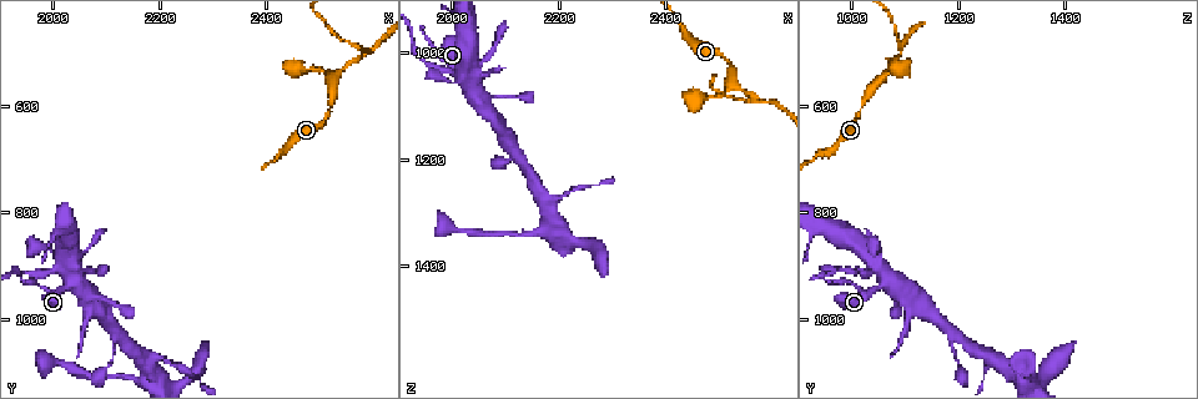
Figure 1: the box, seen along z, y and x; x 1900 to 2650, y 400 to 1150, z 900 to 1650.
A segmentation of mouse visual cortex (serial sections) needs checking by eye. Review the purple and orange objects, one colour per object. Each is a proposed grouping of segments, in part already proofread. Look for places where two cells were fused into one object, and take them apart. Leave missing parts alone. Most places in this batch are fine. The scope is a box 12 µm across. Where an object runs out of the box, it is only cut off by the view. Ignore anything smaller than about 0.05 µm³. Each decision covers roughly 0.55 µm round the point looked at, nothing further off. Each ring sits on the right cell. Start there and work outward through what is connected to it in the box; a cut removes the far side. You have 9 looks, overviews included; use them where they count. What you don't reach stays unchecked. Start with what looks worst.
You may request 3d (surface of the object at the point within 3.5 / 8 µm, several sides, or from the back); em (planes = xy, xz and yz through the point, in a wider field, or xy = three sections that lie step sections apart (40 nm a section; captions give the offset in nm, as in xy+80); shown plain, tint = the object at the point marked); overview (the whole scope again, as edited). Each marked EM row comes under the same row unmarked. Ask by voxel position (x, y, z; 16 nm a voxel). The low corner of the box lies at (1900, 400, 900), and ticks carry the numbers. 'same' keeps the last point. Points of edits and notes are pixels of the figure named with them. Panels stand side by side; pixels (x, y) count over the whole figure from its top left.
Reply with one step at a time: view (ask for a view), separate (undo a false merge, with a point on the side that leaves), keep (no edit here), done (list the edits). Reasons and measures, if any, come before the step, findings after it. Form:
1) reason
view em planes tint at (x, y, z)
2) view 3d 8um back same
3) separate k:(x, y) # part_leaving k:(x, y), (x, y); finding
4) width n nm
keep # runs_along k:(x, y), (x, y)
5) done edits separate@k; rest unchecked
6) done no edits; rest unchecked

calibre changes
view 3d 3.5um at (2010, 905, 1050)

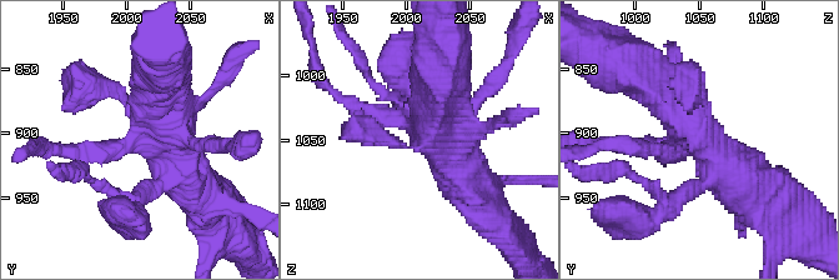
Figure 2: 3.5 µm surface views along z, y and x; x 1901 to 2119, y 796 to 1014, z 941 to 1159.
need the tissue
view em xy step 3 tint at (2012, 904, 1050)

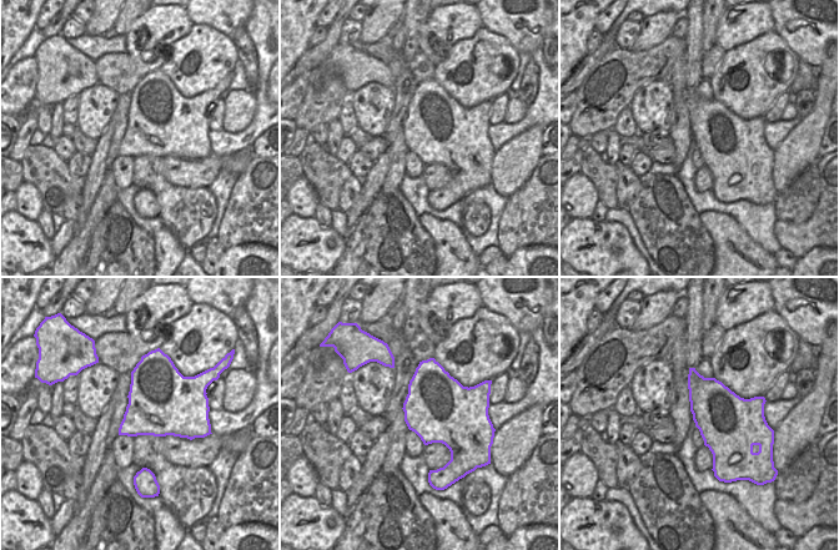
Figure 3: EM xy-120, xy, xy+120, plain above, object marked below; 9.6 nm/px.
keep # runs_along 2:(688, 190), (717, 155), (643, 75); continuous, no second cell

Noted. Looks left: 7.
calibre changes
view 3d 3.5um at (2140, 1110, 1345)

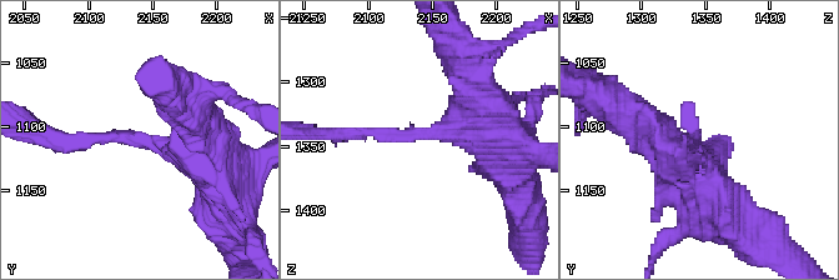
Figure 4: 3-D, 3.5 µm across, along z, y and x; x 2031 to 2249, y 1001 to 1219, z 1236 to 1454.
arm_widths 150, 450 nm
view em xy step 3 tint at (2142, 1110, 1340)

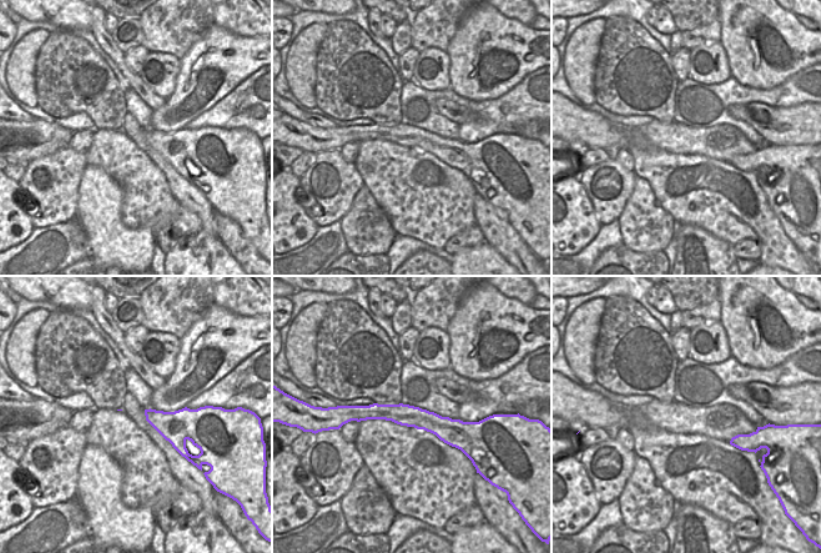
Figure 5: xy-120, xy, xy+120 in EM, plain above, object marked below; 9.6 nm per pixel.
keep # continuous, no second cell

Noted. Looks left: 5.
calibre changes
view 3d 3.5um at (2525, 595, 1025)

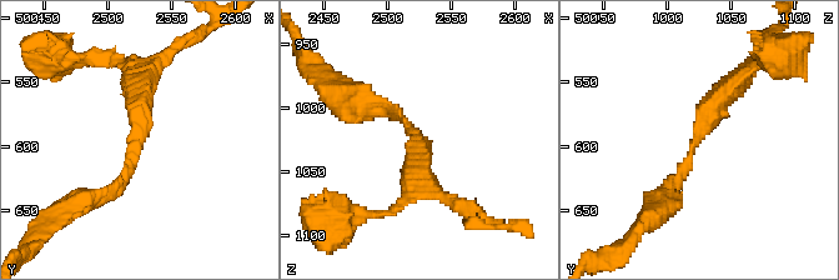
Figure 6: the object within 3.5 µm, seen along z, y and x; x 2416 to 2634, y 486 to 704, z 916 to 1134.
arm_widths 150, 300 nm; now the EM
view em xy step 1 tint at (2526, 592, 1022)

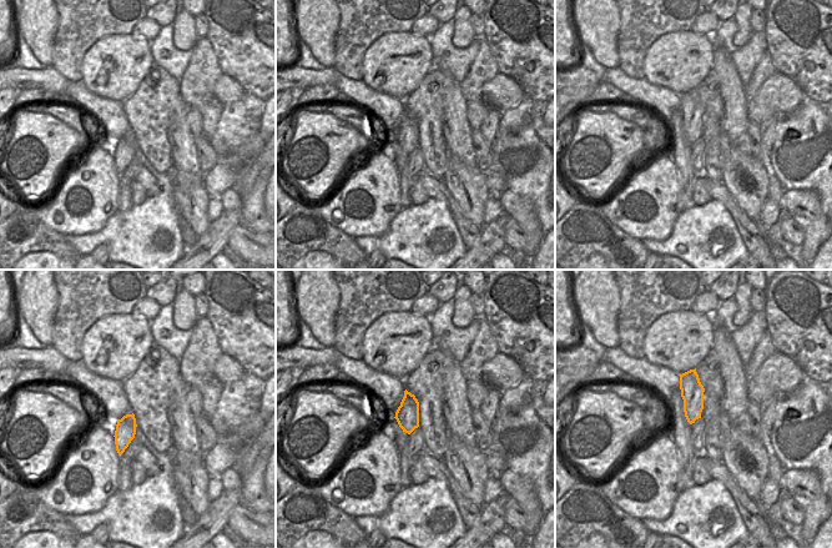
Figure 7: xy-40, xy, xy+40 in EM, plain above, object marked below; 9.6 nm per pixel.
width 220 nm
keep # runs_along 6:(668, 199), (709, 110), (745, 73); one cell here

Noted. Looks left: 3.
side arm on a straight run
view 3d 3.5um at (2580, 505, 1090)

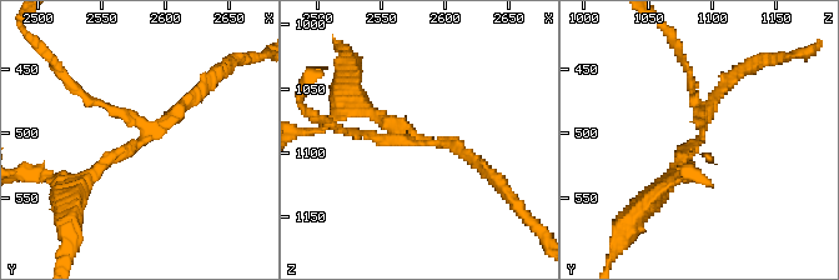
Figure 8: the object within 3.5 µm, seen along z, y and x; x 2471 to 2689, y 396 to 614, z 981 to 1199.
arms 3; arm_widths 150, 150, 150 nm
view em planes tint at (2582, 506, 1092)

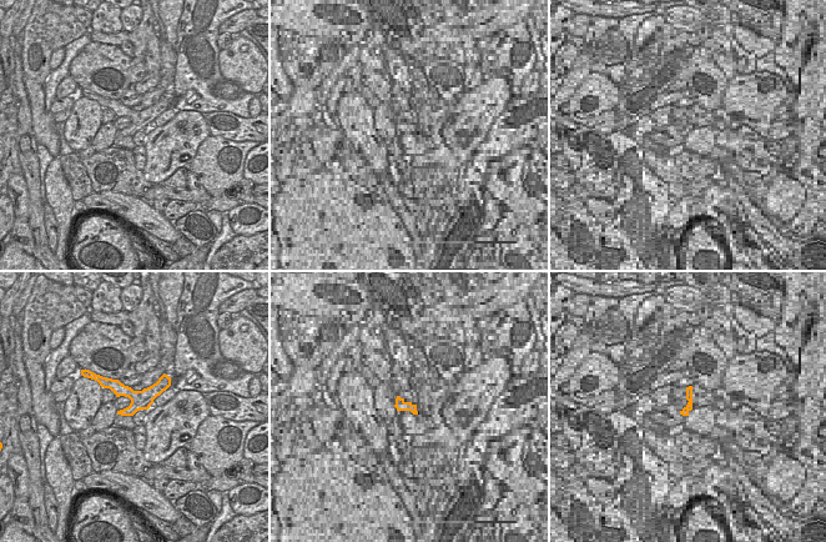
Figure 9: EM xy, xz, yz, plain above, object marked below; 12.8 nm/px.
keep # runs_along 9:(104, 382), (132, 395), (161, 387); all the same cell

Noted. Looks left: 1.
done no edits; rest unchecked

